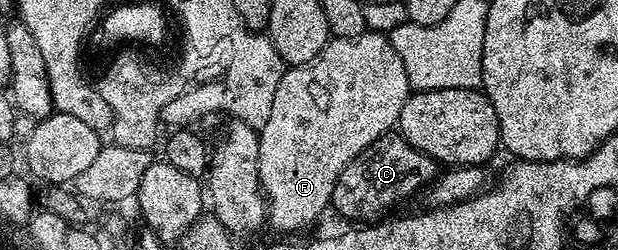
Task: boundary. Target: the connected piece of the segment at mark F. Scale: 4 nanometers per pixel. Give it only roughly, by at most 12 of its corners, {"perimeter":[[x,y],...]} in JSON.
{"perimeter":[[387,34],[289,66],[259,128],[269,224],[296,231],[410,94]]}

